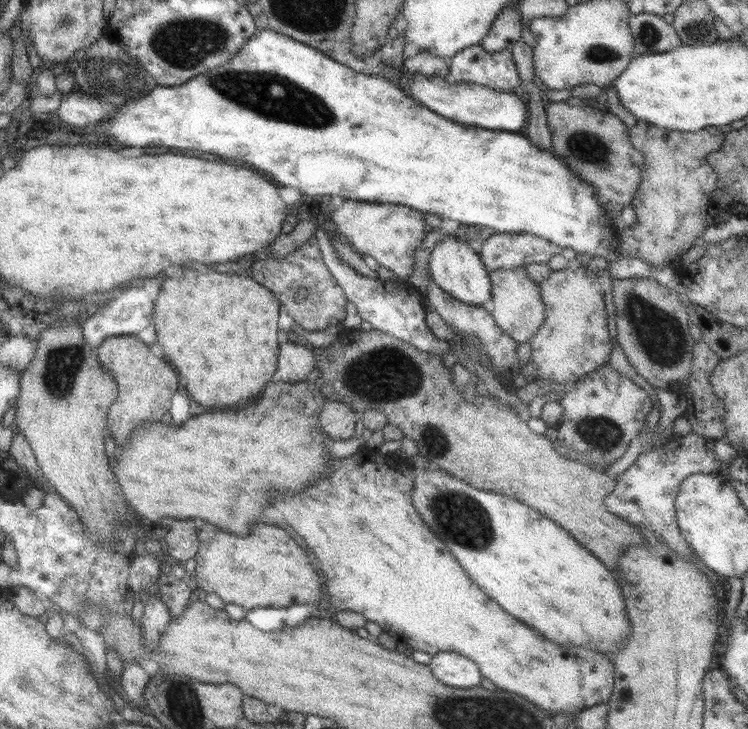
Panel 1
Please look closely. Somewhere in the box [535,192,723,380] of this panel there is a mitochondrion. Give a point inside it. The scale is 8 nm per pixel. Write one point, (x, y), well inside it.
(664, 340)

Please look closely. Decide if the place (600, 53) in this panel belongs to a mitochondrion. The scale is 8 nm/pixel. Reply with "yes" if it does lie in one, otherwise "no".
yes

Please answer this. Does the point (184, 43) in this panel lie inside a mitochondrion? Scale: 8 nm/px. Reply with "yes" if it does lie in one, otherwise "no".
yes

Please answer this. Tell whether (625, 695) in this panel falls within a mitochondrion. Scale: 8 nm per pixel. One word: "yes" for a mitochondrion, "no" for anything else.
no

